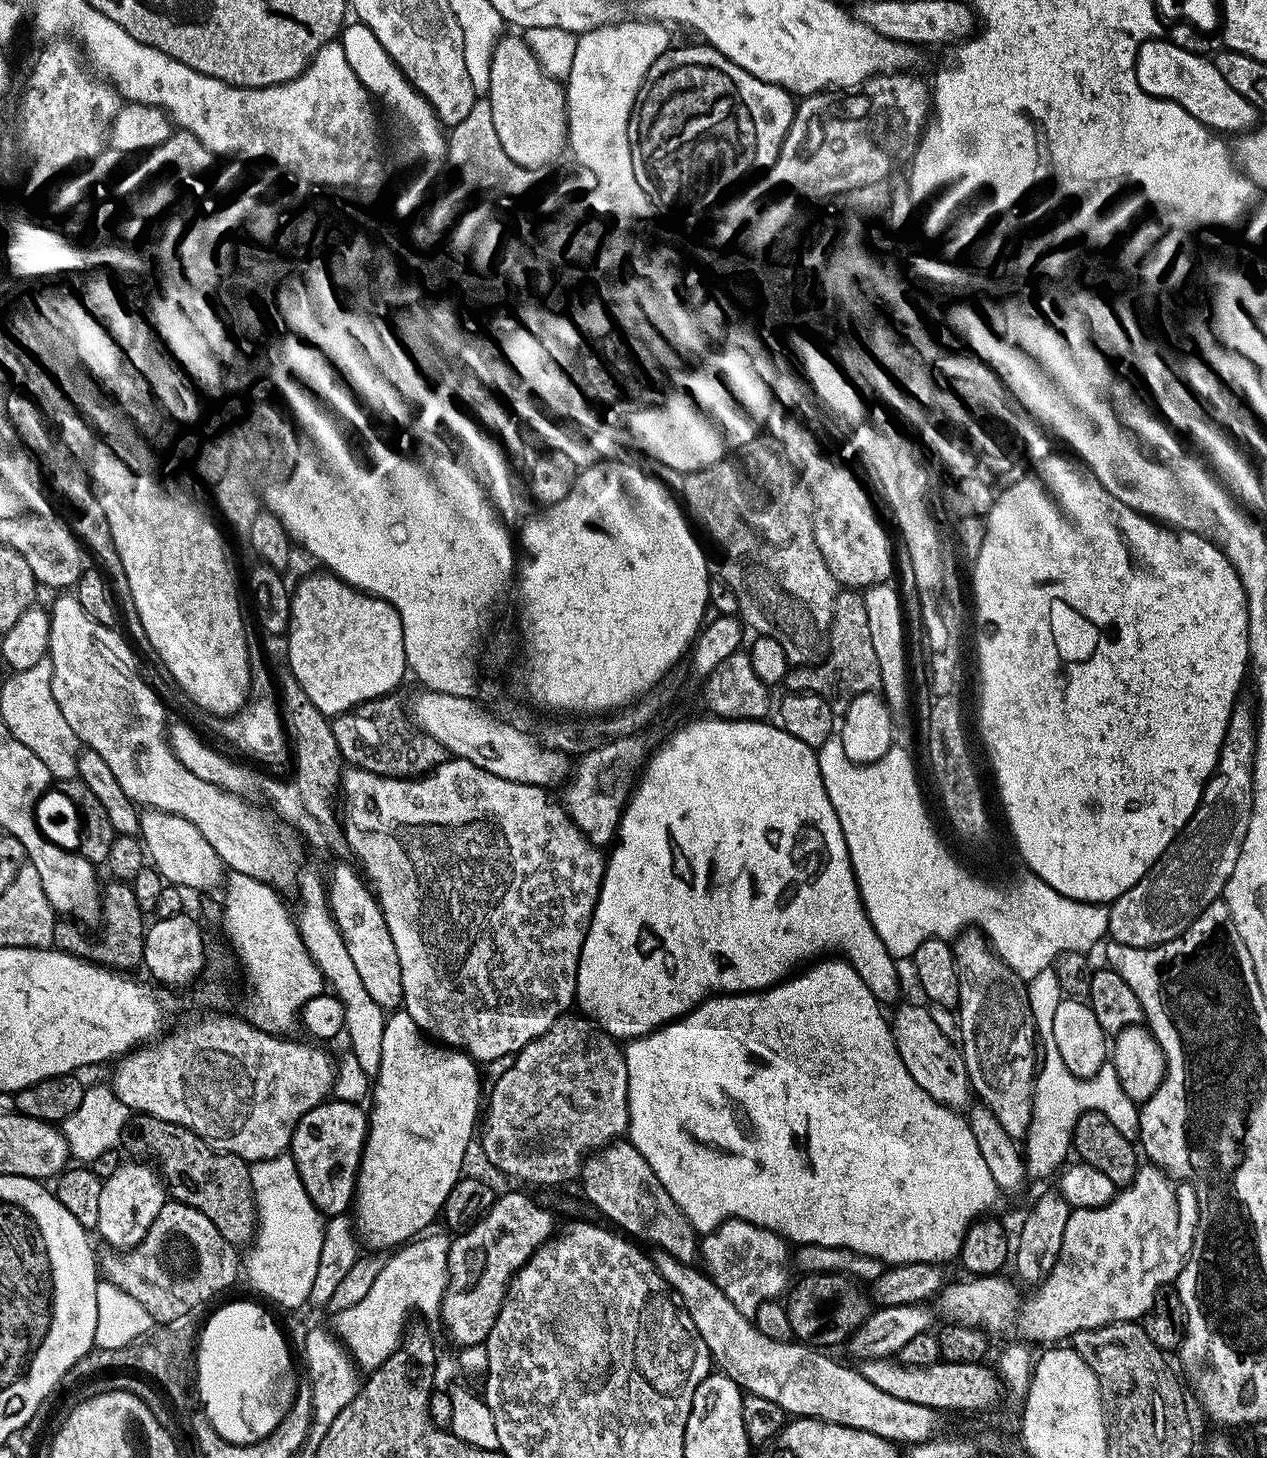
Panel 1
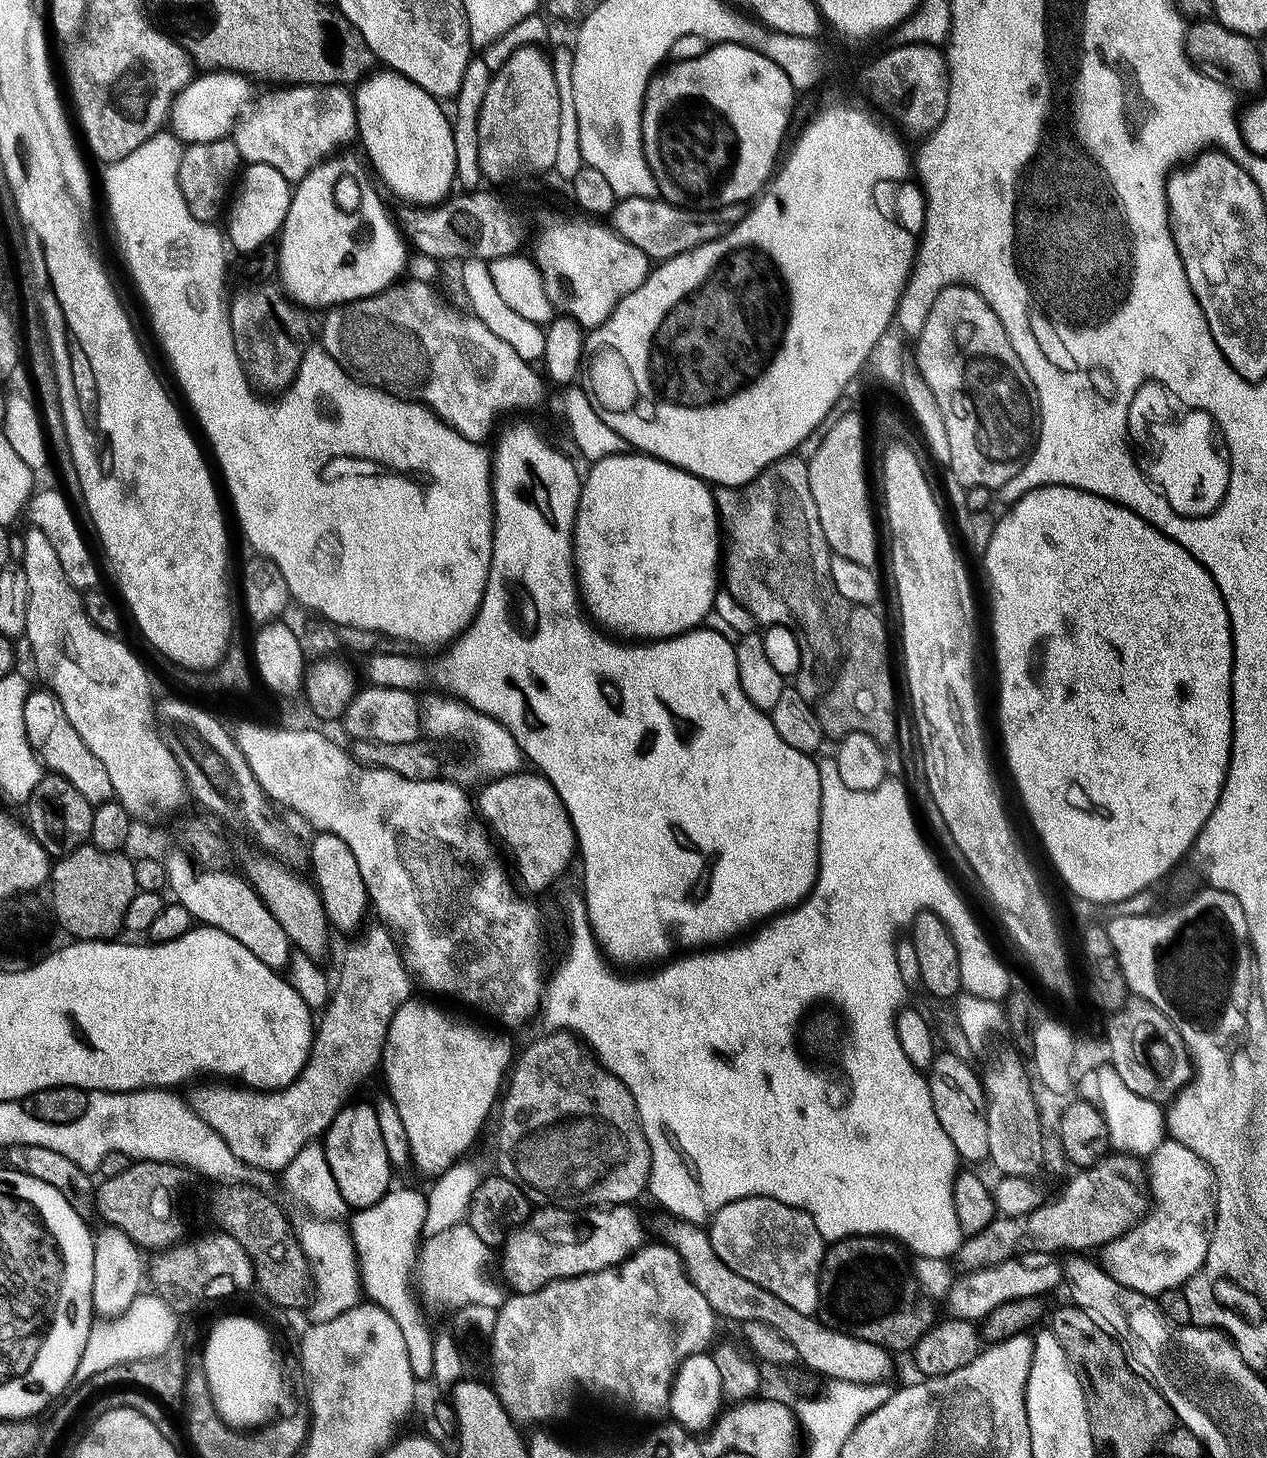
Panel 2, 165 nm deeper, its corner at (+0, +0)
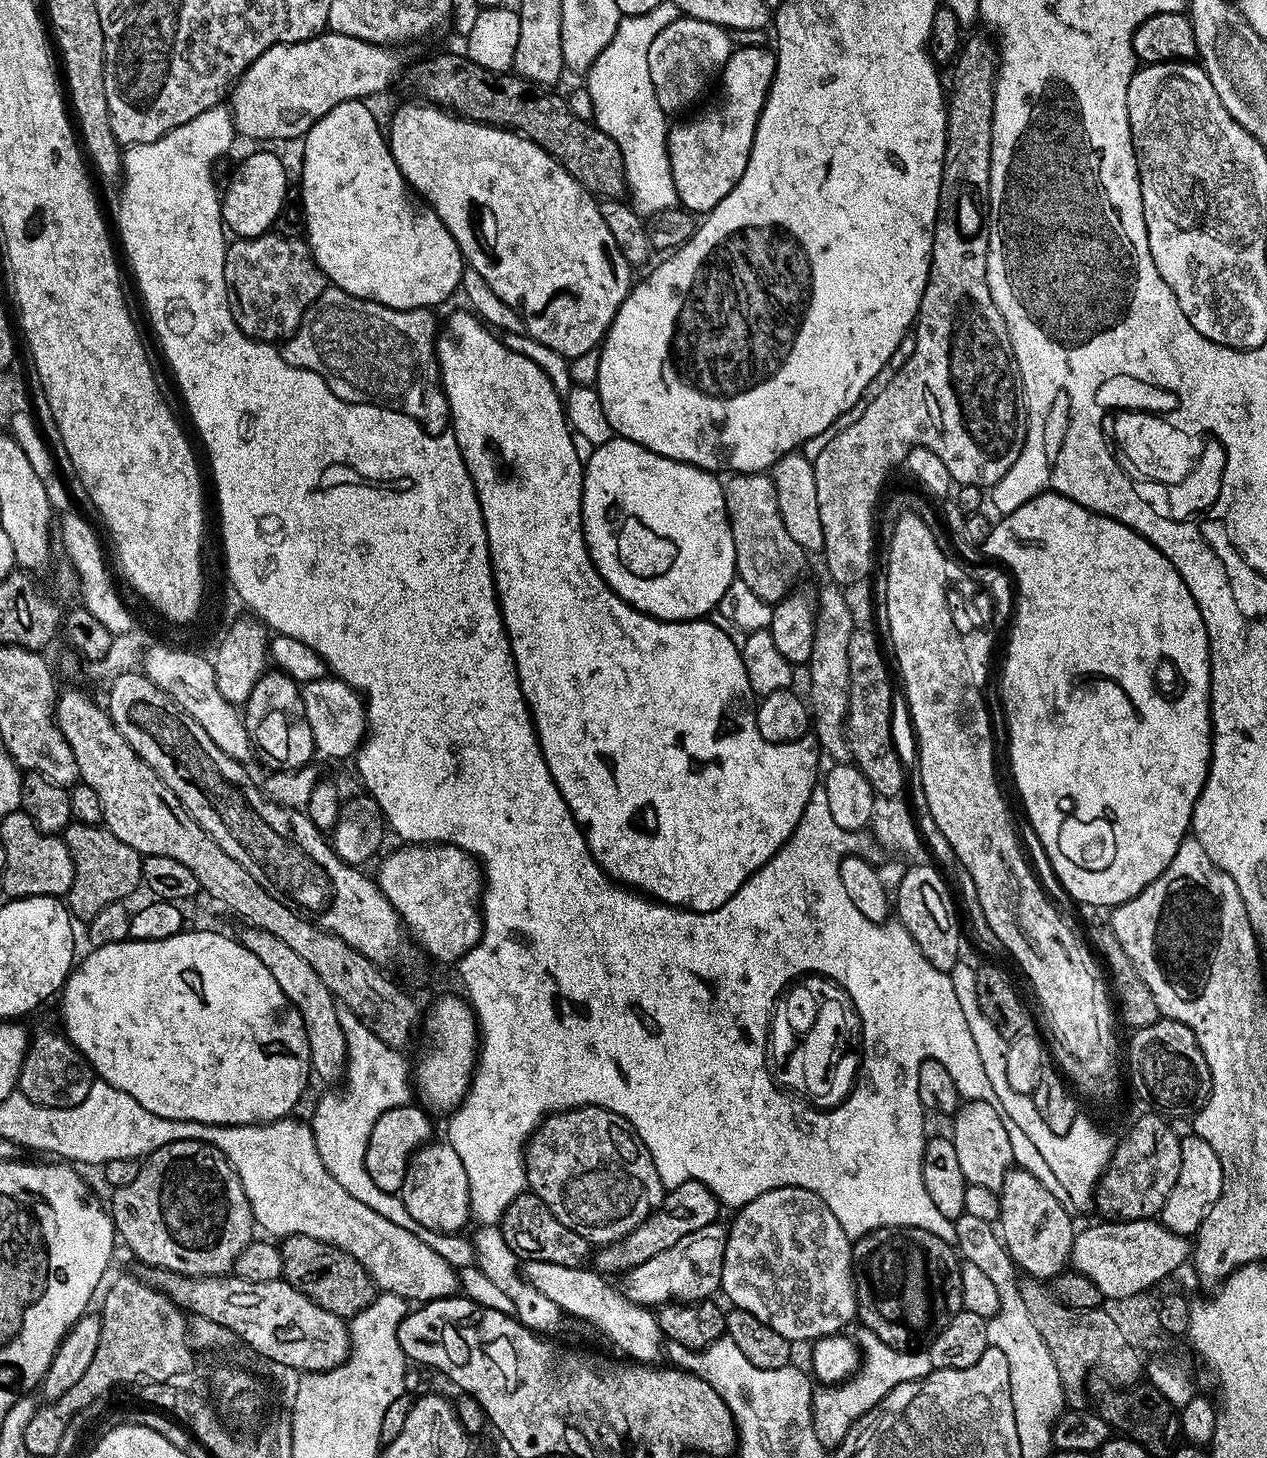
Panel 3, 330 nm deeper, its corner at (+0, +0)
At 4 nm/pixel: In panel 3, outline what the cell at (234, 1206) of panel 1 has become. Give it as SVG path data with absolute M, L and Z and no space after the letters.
M286 1236L279 1241L280 1270L283 1279L302 1290L306 1298L318 1302L322 1310L351 1318L372 1301L374 1285L372 1277L346 1250L309 1236Z

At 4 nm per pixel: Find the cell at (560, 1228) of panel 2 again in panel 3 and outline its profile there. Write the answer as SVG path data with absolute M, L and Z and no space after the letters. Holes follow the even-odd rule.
M687 1180L665 1195L660 1207L649 1212L648 1217L638 1225L633 1232L614 1244L605 1244L595 1253L594 1268L601 1274L608 1272L627 1273L637 1268L642 1262L650 1262L654 1254L662 1254L662 1250L670 1250L674 1242L686 1238L686 1234L694 1234L694 1230L702 1230L702 1226L717 1223L716 1216L722 1212L722 1205L716 1195L702 1182ZM596 1260L596 1264L595 1264Z

